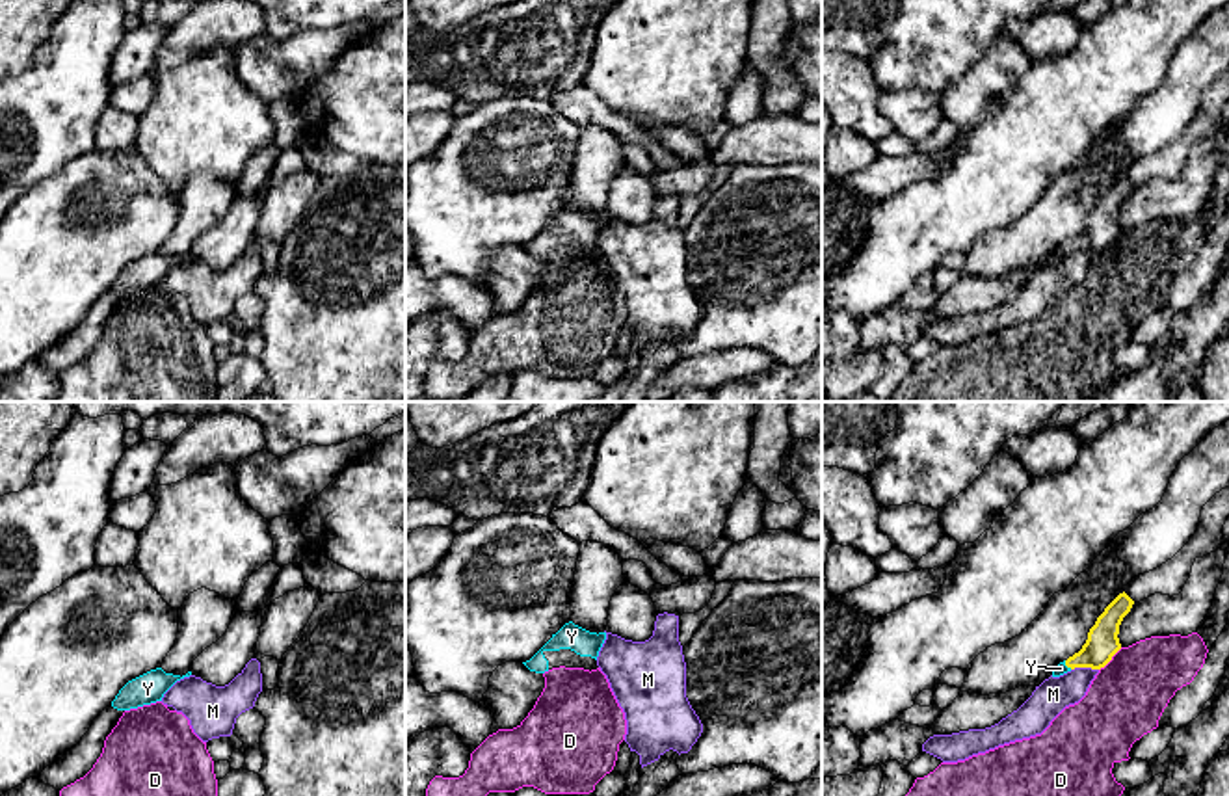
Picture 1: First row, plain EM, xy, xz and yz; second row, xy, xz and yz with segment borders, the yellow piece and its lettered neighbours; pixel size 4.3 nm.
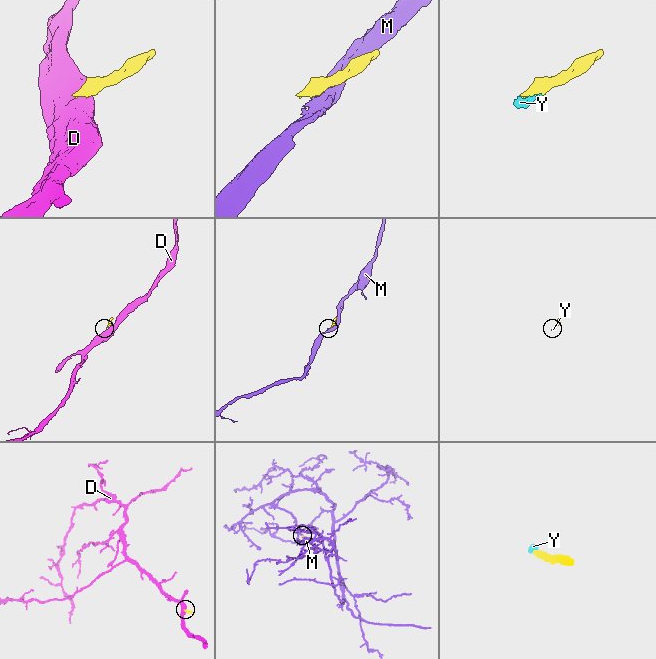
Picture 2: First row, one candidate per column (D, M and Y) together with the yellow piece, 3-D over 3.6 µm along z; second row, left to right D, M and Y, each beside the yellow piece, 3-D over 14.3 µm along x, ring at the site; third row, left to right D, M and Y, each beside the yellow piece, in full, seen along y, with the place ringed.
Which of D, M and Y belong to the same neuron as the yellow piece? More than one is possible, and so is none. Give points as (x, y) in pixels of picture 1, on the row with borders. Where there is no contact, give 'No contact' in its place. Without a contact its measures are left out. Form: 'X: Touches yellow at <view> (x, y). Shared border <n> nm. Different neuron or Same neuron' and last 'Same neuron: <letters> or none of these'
D: Touches yellow at yz (1110, 659). Shared border 140 nm. Different neuron
M: Touches yellow at yz (1084, 666). Shared border 120 nm. Different neuron
Y: Touches yellow at yz (1068, 666). Shared border 50 nm. Same neuron
Same neuron: Y

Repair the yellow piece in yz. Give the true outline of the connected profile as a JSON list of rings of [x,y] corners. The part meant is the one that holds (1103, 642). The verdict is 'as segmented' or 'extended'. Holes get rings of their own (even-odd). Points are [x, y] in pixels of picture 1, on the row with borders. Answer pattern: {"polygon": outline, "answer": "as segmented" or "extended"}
{"polygon": [[[1123,591],[1119,593],[1097,617],[1095,625],[1088,632],[1088,640],[1078,653],[1060,662],[1052,677],[1060,677],[1075,668],[1104,668],[1112,657],[1121,649],[1119,625],[1130,612],[1134,601]]], "answer": "extended"}

